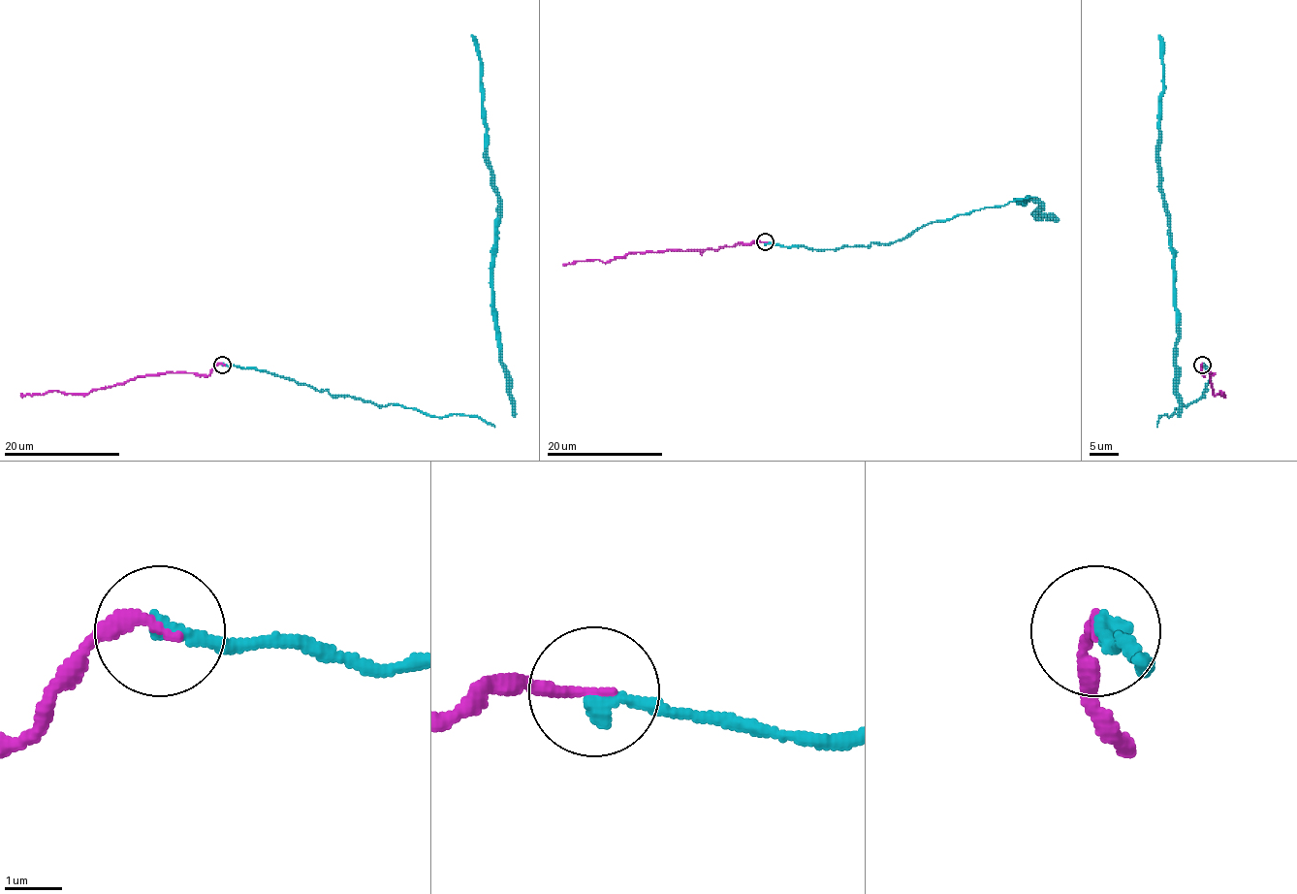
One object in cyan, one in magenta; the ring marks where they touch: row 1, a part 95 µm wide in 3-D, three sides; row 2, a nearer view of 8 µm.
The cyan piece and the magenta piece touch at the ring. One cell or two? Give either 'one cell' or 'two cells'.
one cell

